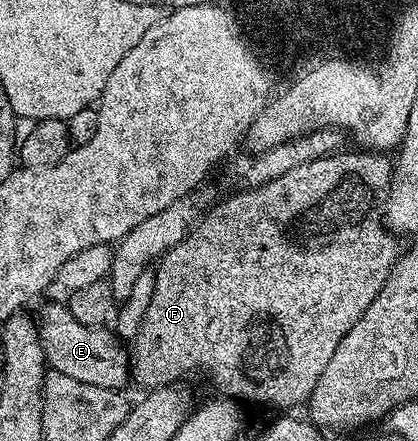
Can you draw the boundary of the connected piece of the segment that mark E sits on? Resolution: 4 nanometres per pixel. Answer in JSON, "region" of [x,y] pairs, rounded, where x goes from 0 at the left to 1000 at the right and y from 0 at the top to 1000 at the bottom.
{"region":[[[153,689],[103,694],[86,732],[108,798],[108,825],[124,844],[170,850],[170,859],[189,859],[189,868],[218,868],[249,882],[289,887],[301,880],[299,871],[311,871],[311,803],[258,744],[189,732]]]}

